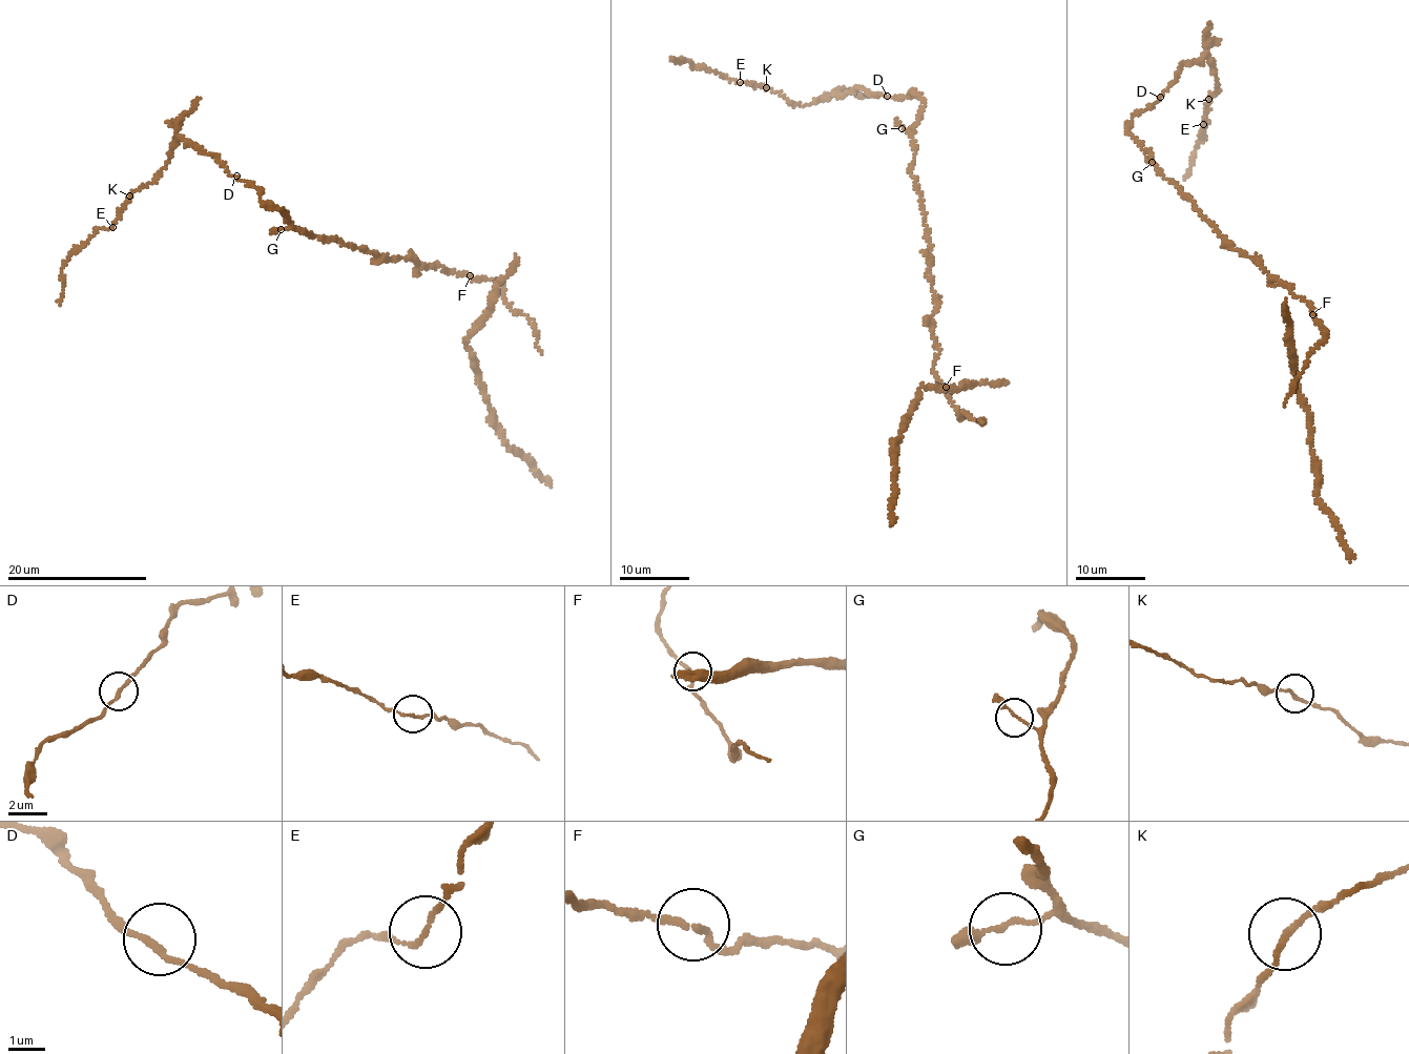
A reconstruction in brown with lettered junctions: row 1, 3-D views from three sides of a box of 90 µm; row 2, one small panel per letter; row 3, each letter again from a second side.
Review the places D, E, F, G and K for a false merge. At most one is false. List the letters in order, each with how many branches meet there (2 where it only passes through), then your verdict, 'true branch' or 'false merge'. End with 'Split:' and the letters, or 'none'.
D: 2 branches meet; true branch
E: 2 branches meet; true branch
F: 2 branches meet; true branch
G: 2 branches meet; true branch
K: 2 branches meet; true branch
Split: none

